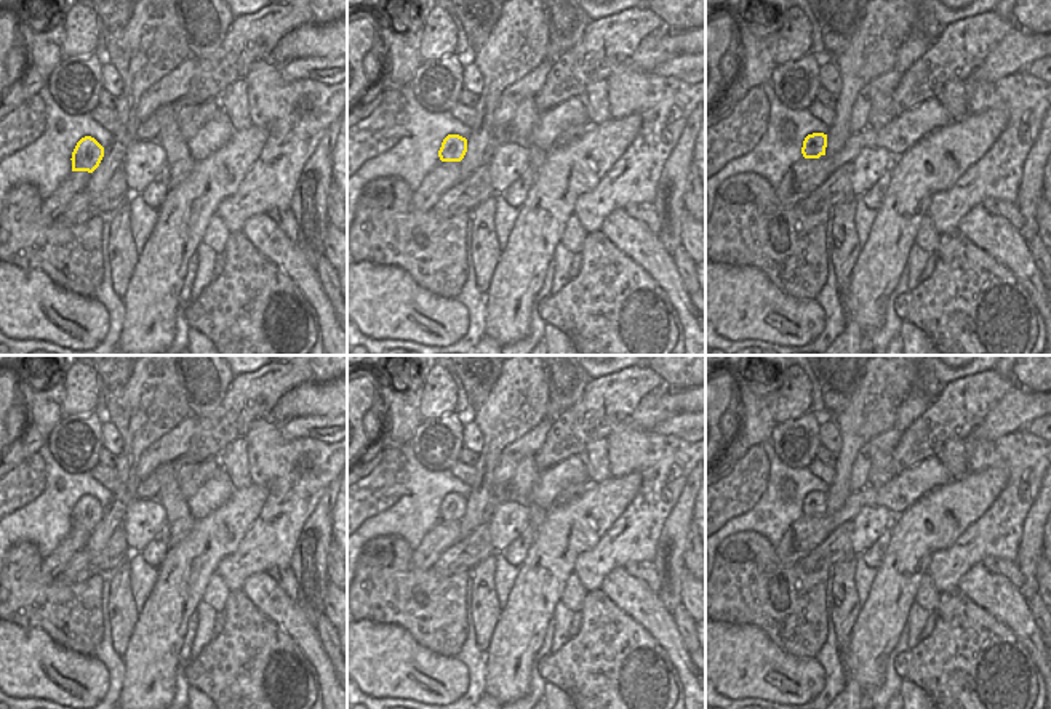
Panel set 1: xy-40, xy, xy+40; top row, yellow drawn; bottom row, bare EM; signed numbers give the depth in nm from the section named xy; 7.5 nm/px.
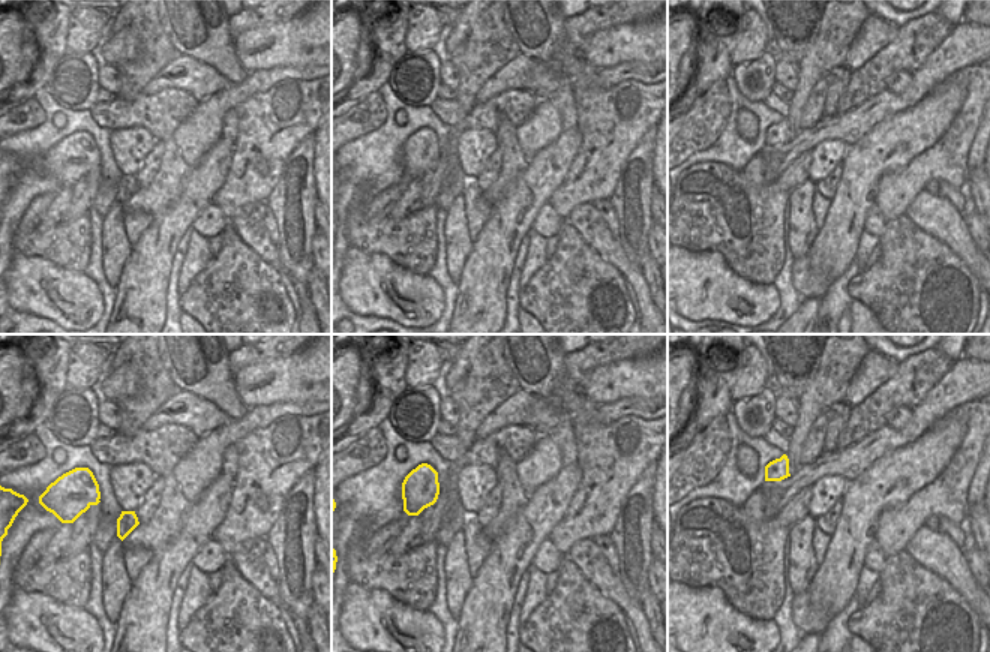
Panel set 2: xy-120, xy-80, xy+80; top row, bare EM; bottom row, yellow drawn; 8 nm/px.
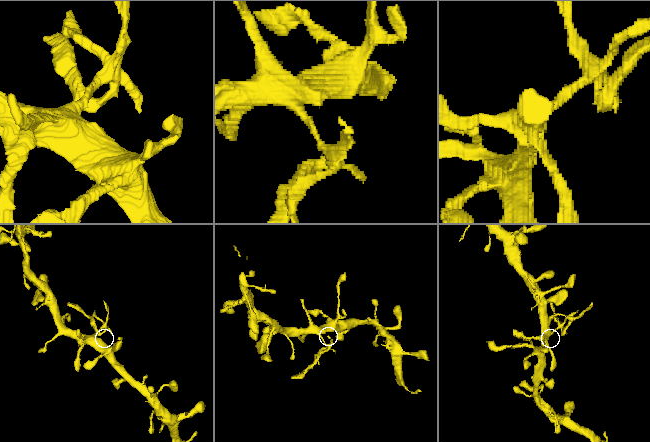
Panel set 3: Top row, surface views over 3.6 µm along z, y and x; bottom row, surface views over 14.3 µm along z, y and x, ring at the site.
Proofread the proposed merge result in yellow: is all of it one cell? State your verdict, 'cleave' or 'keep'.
cleave

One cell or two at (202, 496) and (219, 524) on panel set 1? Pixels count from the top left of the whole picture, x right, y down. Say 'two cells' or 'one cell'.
two cells

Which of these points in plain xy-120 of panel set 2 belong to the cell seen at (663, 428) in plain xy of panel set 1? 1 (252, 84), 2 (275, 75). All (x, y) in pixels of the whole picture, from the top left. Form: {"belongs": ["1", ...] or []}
{"belongs": ["1", "2"]}

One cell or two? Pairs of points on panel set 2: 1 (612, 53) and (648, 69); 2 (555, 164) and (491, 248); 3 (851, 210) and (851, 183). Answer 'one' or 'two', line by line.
1: two
2: one
3: one

